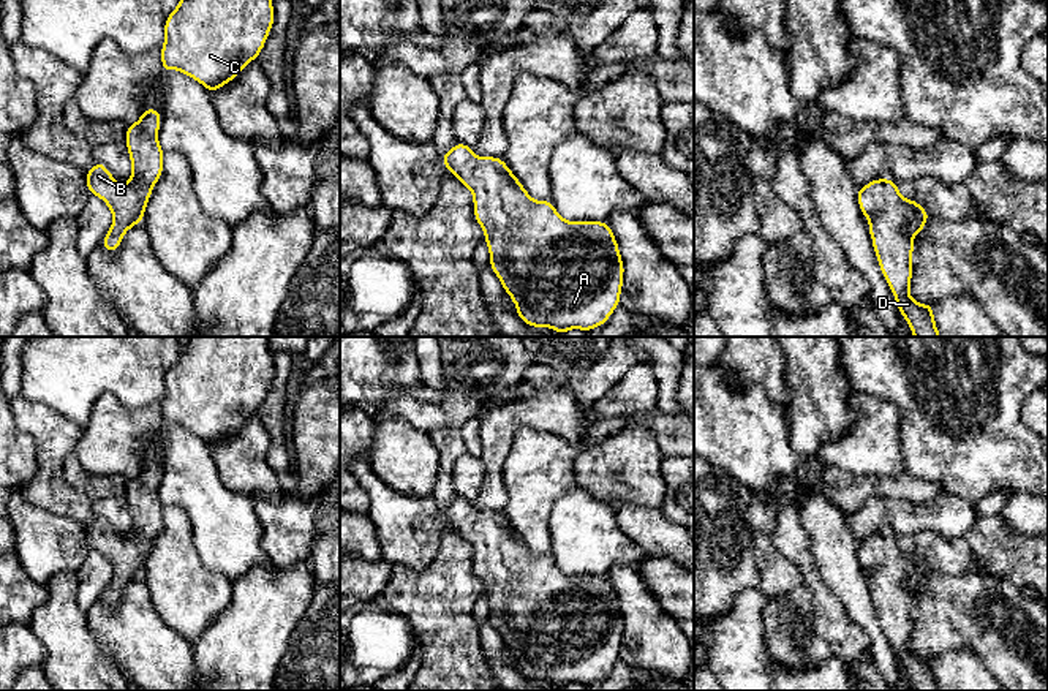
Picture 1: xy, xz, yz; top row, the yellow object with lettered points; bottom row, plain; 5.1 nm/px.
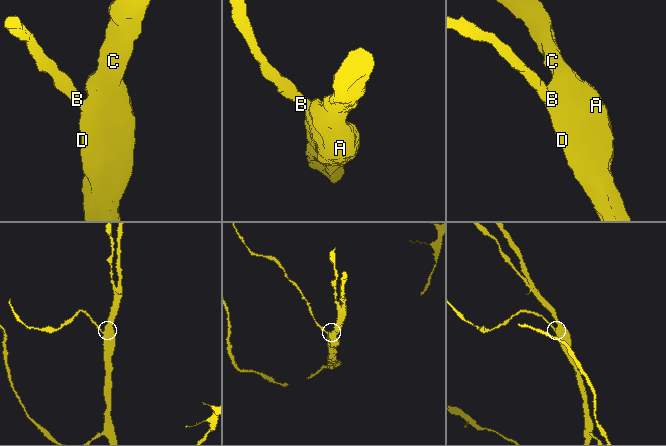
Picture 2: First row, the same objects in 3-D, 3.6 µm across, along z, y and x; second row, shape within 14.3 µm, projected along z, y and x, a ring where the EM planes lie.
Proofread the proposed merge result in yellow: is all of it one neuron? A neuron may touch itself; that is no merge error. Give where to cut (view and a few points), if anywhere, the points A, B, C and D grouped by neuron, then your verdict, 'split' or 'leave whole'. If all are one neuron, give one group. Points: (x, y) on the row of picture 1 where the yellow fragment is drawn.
no cut; A B C D; leave whole

